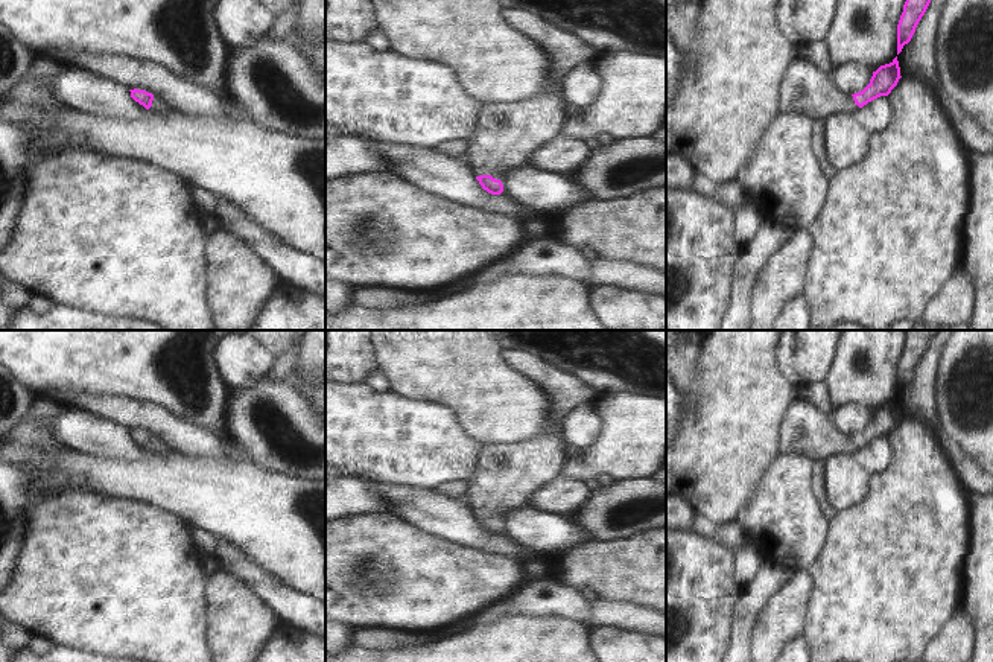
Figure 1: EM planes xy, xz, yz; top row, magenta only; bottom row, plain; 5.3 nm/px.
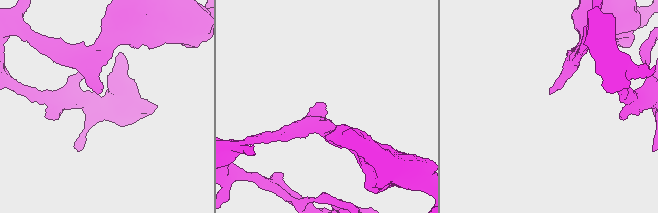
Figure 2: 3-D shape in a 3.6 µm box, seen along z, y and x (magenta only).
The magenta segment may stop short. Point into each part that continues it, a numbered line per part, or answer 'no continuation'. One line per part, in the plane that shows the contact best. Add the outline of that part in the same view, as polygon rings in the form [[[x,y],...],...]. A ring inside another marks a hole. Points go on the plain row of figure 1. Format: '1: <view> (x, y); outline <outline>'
1: xz (504, 478); outline [[[503,349],[502,359],[532,379],[547,405],[546,423],[538,434],[519,443],[482,446],[465,479],[461,501],[474,517],[491,516],[496,520],[525,507],[535,490],[560,476],[567,457],[561,435],[564,417],[601,397],[593,387],[522,349]]]

